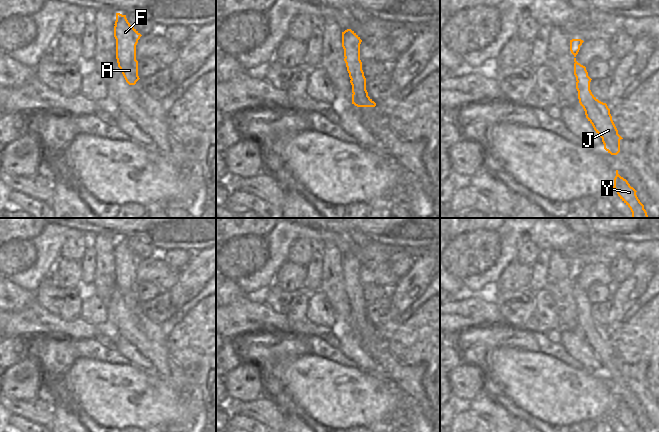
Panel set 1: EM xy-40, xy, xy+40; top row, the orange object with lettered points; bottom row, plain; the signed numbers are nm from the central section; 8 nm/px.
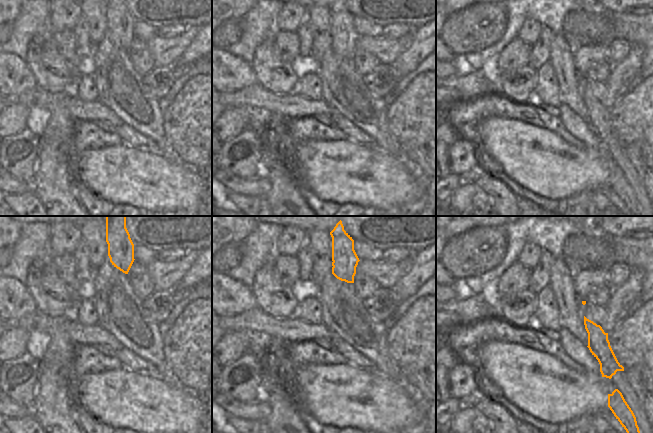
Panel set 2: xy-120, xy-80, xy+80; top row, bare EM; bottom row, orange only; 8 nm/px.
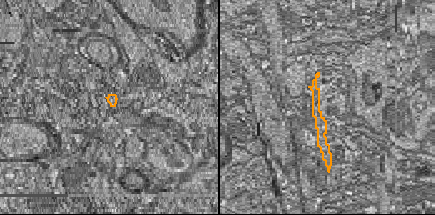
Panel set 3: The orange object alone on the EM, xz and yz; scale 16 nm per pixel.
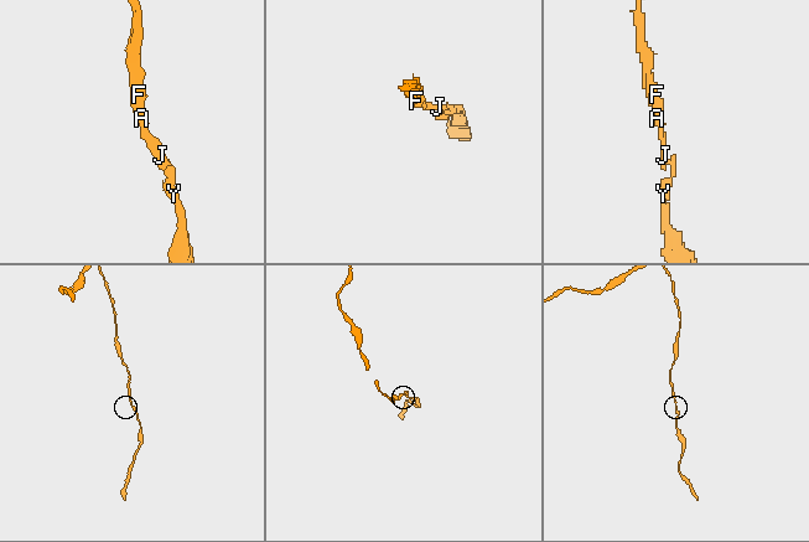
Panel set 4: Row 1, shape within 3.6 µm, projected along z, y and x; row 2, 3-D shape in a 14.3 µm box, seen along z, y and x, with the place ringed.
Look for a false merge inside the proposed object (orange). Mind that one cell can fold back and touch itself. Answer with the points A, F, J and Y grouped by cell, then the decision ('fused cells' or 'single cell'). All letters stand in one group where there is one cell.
groups A F J / Y; fused cells

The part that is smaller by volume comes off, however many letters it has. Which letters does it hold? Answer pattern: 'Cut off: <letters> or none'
Cut off: Y.

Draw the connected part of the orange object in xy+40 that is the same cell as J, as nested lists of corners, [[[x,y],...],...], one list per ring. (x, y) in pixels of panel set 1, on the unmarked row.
[[[574,287],[574,299],[578,307],[578,323],[585,335],[586,342],[592,348],[596,357],[602,362],[604,373],[611,379],[620,376],[620,364],[623,363],[612,344],[610,333],[606,327],[599,325],[590,314],[591,302],[586,291]]]

